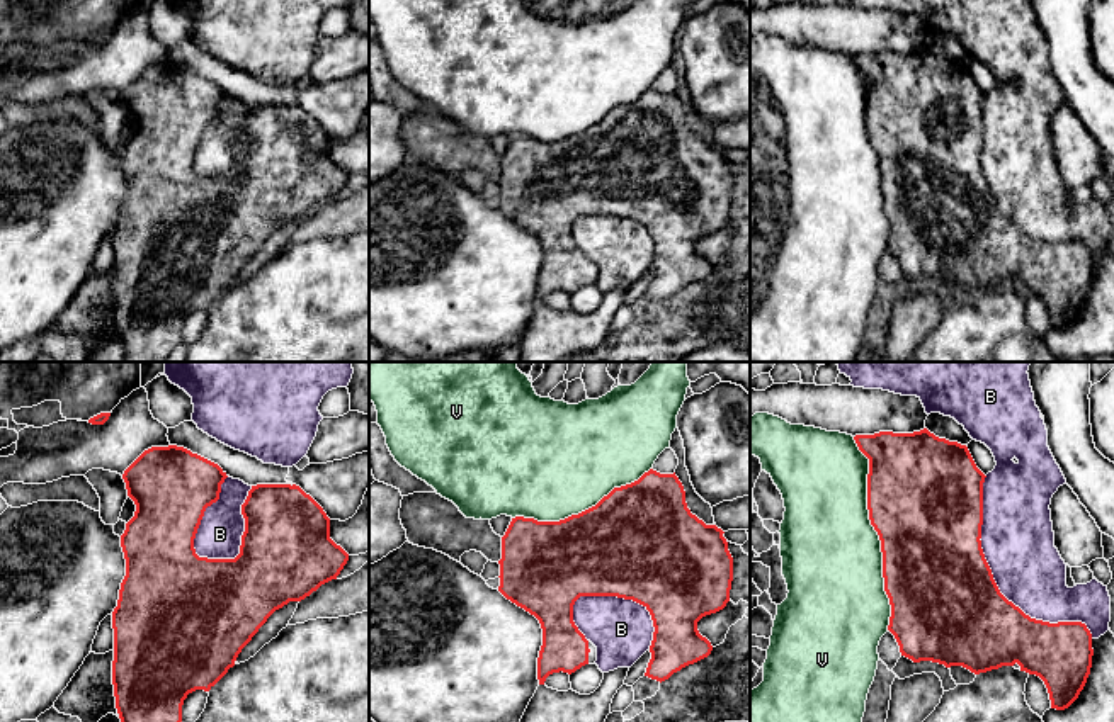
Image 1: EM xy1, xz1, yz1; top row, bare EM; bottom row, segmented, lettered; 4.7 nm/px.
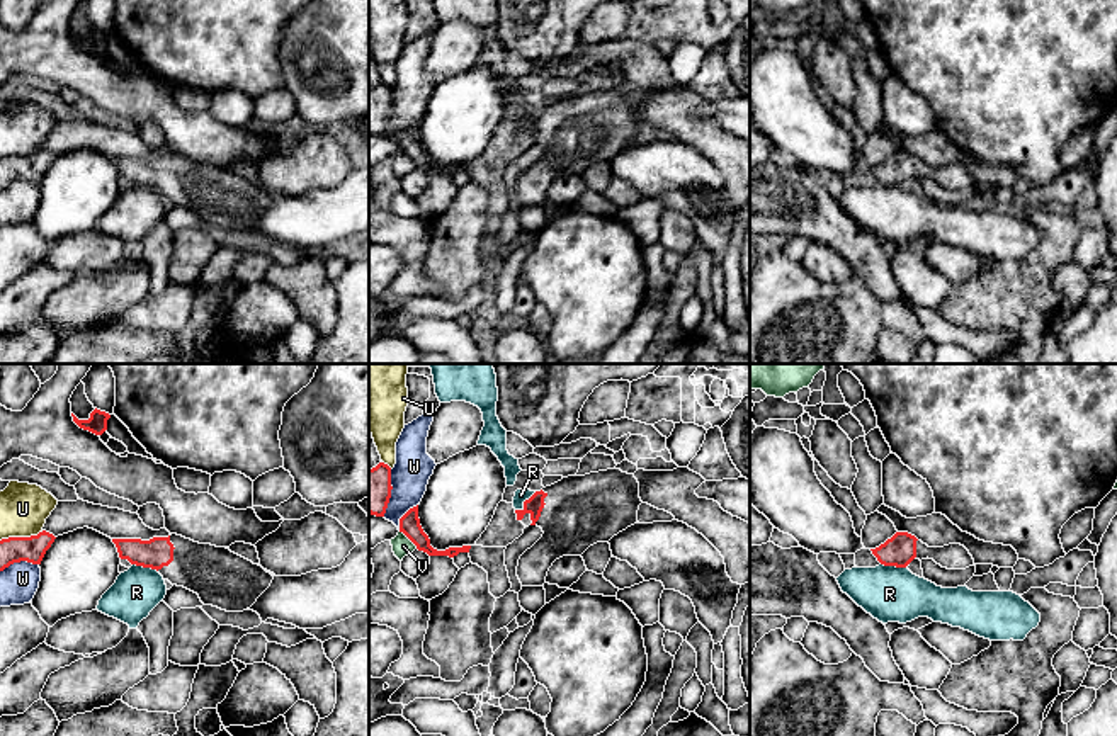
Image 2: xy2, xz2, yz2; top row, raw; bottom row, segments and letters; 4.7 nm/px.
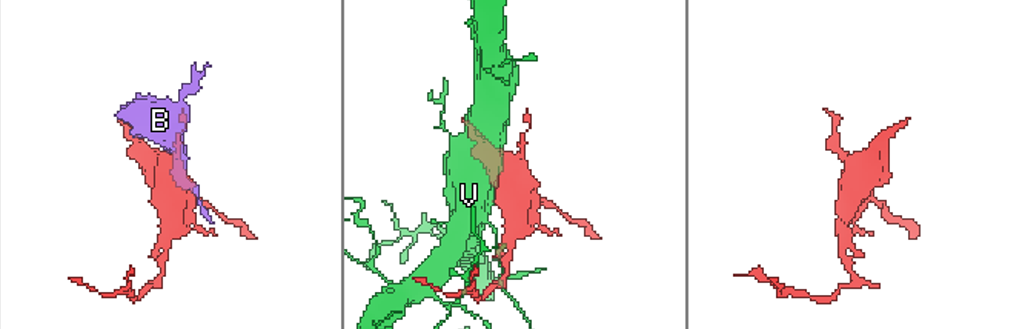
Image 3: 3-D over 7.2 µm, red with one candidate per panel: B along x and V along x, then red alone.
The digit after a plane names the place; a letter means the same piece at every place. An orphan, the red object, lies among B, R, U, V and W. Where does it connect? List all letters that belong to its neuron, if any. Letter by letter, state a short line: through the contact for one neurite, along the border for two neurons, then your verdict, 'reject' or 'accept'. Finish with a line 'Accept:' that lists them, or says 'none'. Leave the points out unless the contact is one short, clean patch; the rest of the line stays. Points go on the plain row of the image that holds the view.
B: reject
R: xz2 (536, 111), (515, 130) | reject
U: xy2 (43, 150), (33, 155), (9, 155), (0, 160) | reject
V: reject
W: xy2 (38, 182), (14, 181), (0, 191) | reject
Accept: none

